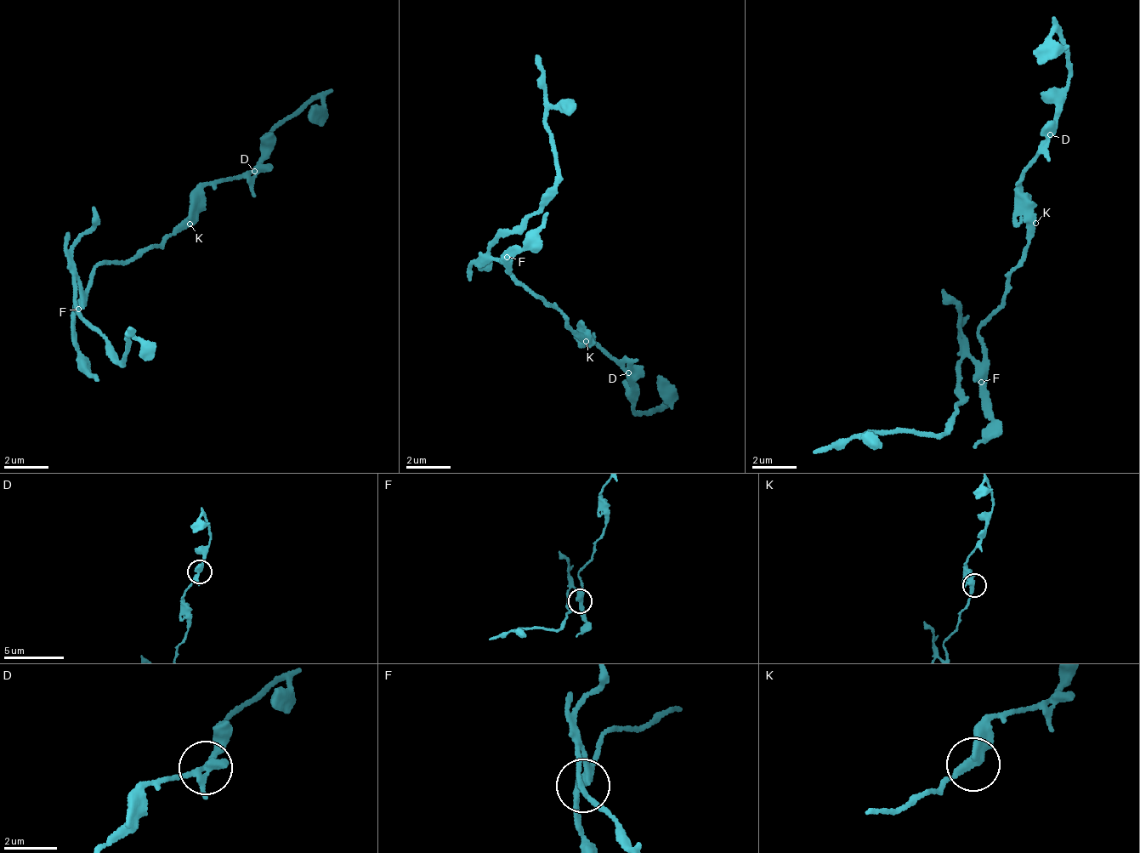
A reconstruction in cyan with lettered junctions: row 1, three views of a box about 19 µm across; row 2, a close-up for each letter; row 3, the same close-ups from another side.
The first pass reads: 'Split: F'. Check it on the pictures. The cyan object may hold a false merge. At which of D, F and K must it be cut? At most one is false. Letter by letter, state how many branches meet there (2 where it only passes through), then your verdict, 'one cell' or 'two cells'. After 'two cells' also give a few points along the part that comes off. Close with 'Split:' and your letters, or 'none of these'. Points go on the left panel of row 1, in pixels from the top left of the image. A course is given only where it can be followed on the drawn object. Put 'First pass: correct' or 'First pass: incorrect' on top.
First pass: correct
D: 3 branches meet; one cell
F: 3 branches meet; two cells; foreign part runs (79, 309), (122, 363), (133, 332), (127, 327)
K: 2 branches meet; one cell
Split: F

